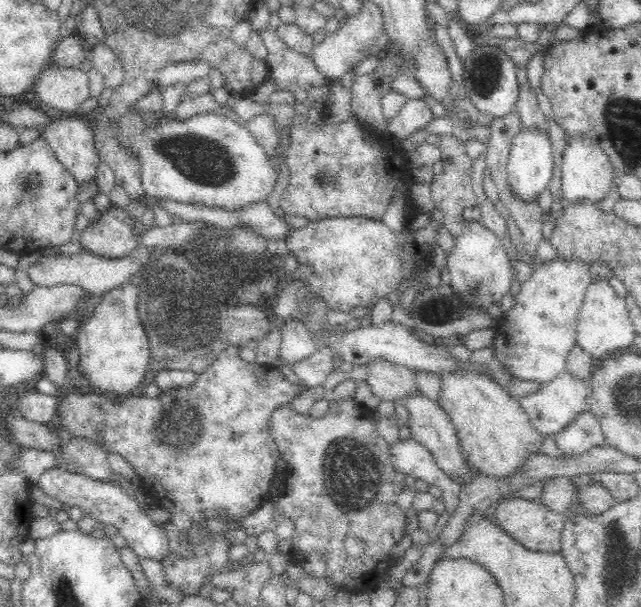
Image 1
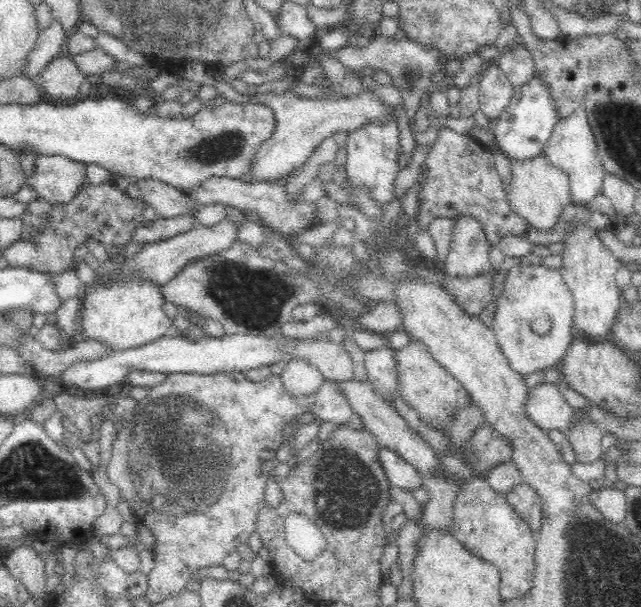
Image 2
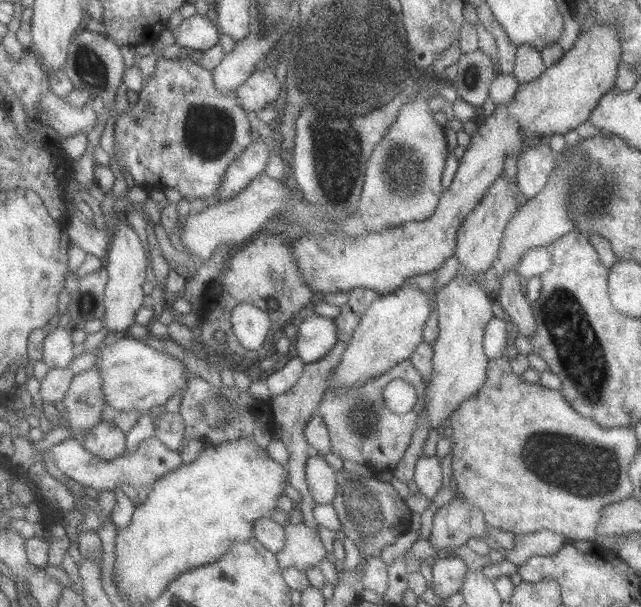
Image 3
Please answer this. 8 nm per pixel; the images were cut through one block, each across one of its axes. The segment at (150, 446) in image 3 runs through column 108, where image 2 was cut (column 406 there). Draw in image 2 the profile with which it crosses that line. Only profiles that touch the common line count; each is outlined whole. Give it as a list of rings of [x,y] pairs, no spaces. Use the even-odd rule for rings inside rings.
[[[384,447],[380,452],[380,461],[384,464],[384,471],[392,487],[413,491],[423,486],[422,475],[396,452]]]

